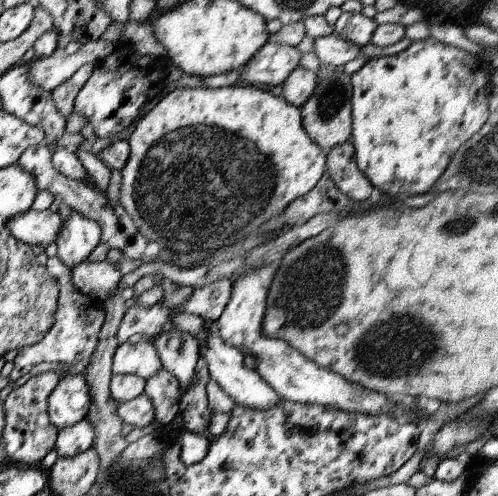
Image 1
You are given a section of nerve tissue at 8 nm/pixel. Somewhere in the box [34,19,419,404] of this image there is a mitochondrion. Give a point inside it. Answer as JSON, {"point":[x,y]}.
{"point":[171,187]}

